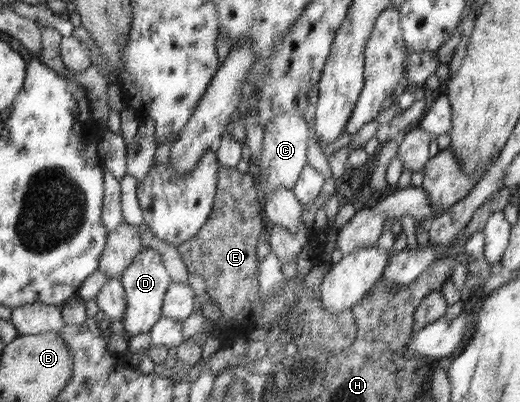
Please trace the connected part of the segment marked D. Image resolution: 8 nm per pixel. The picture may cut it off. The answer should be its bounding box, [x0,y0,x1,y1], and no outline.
[120,247,172,337]

